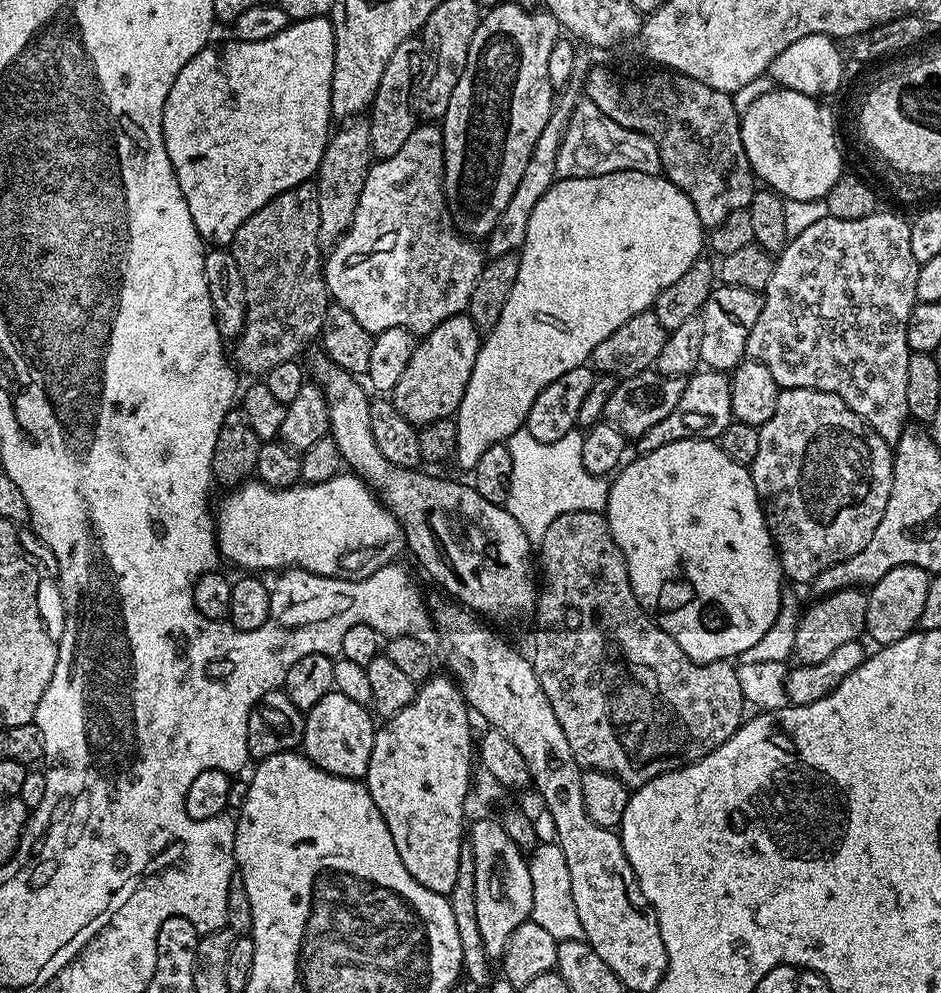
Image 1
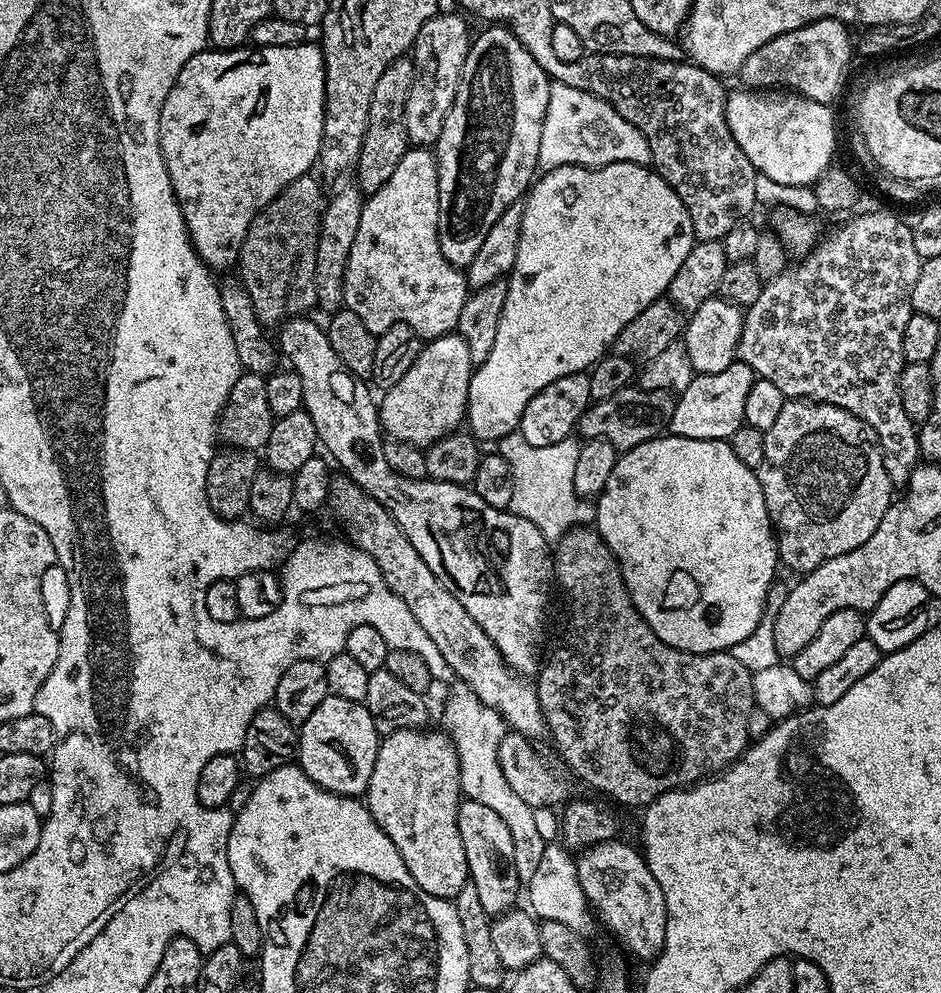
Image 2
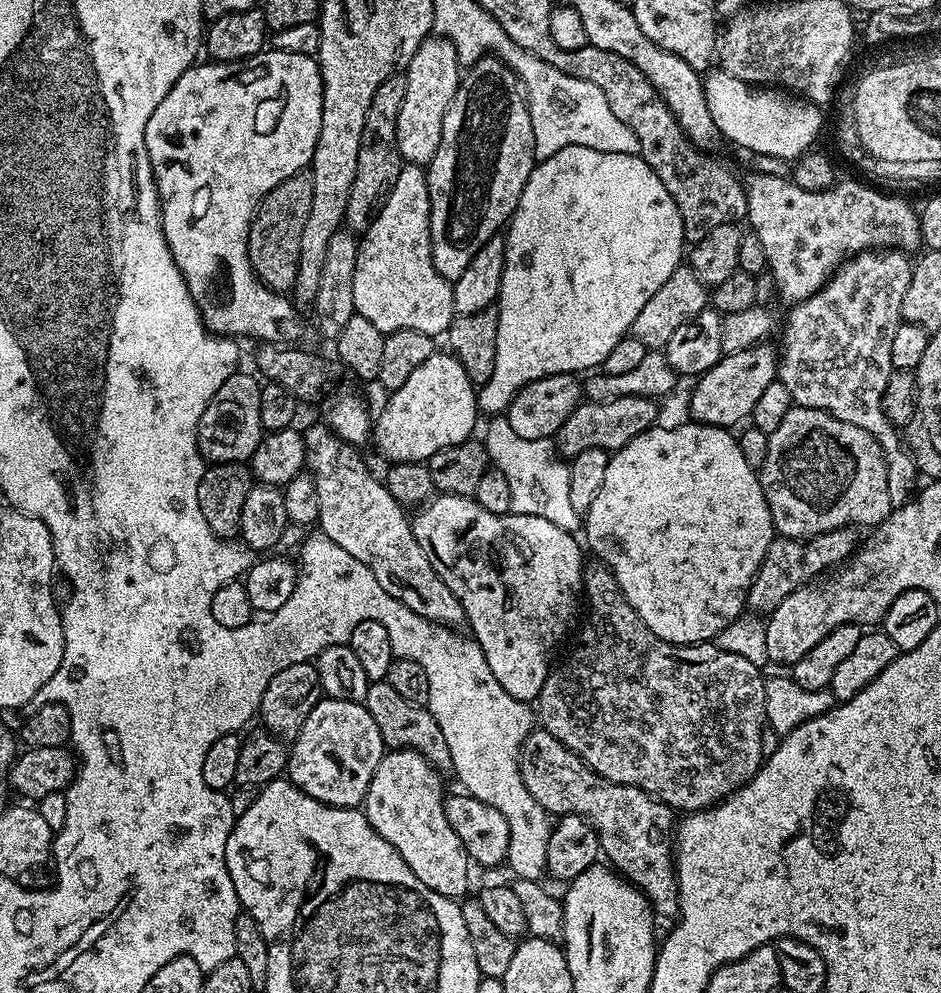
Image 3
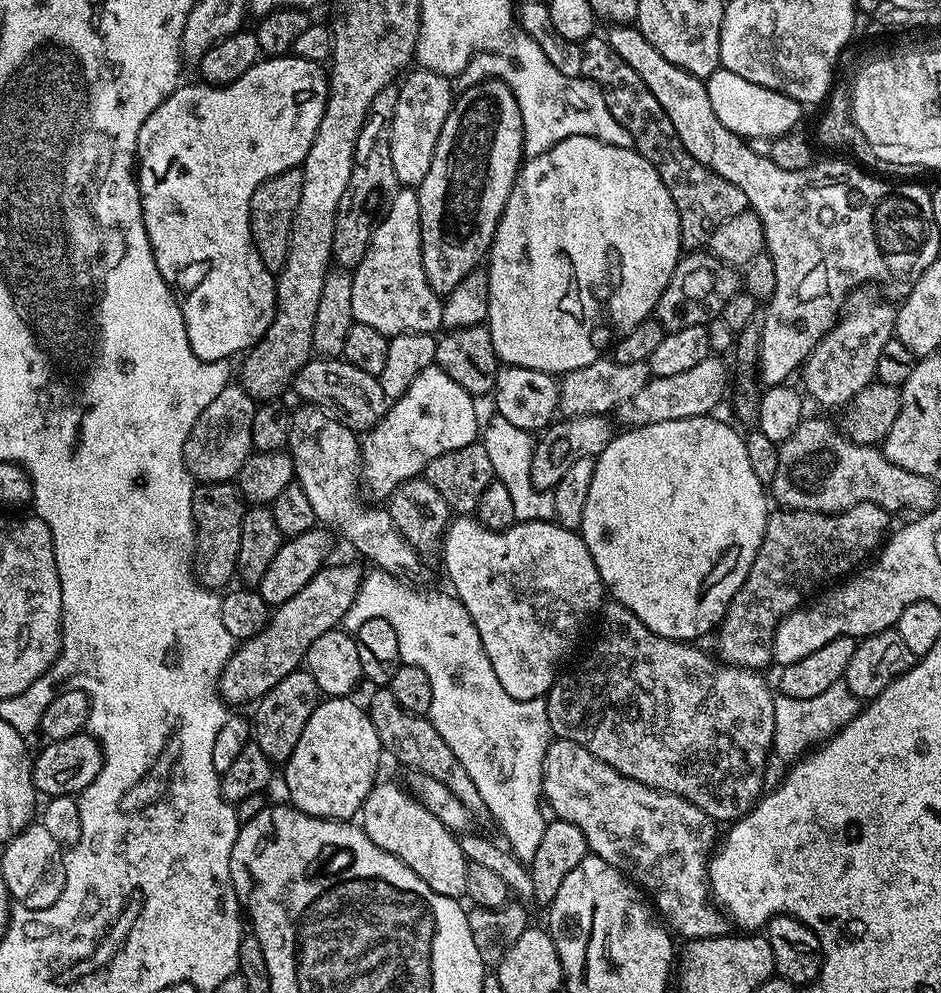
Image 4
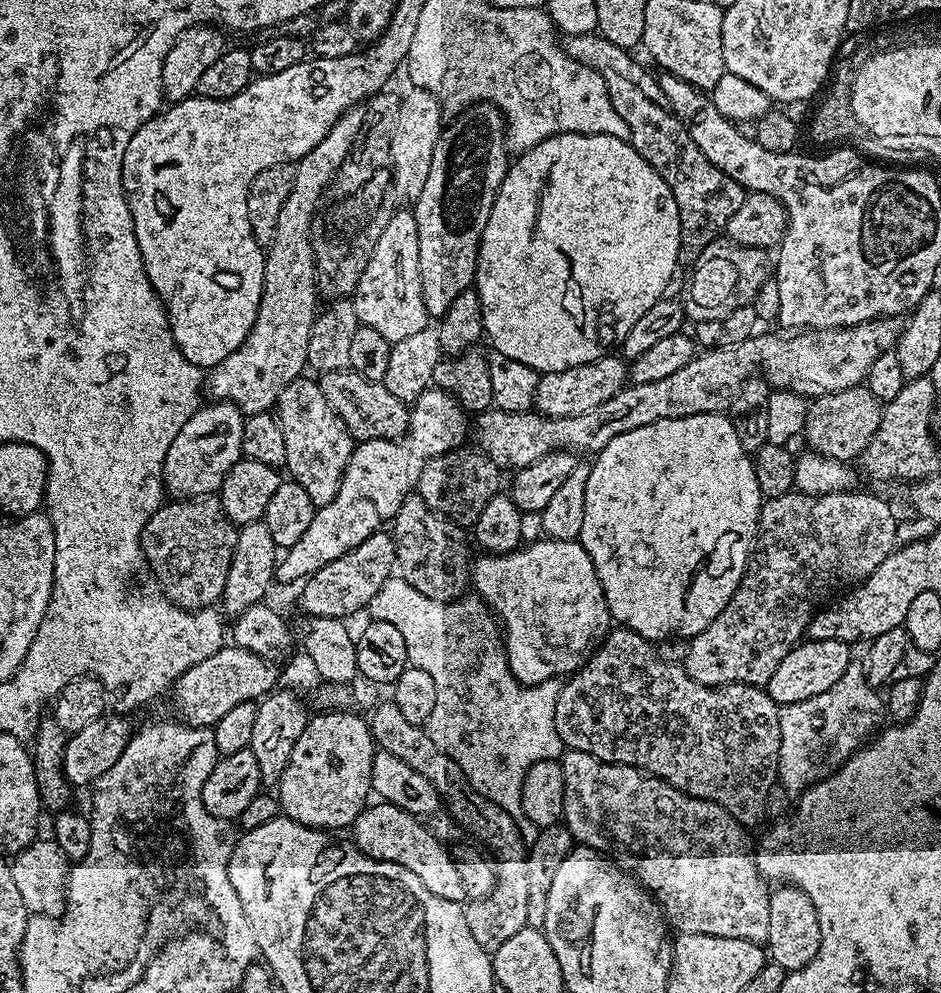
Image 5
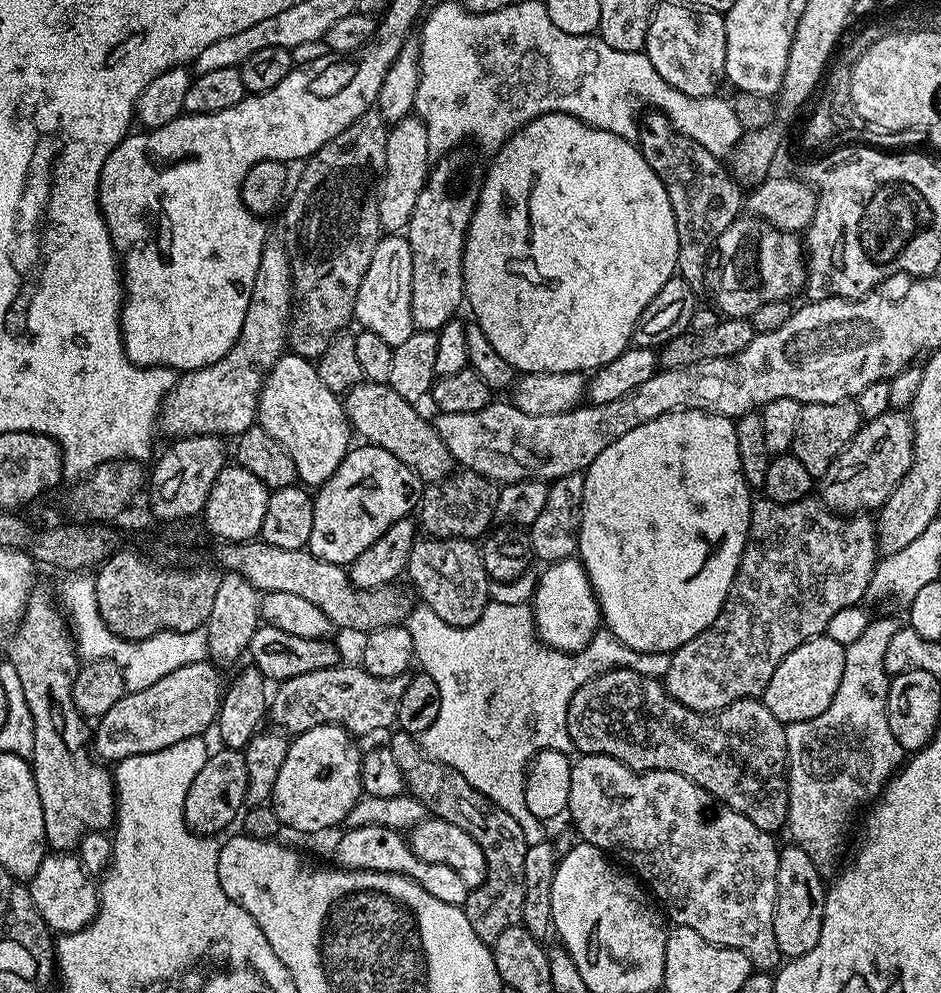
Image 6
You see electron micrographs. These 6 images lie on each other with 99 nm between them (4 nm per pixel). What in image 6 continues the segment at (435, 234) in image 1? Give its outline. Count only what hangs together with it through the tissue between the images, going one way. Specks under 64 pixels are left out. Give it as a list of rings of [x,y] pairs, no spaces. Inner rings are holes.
[[[404,234],[381,235],[378,246],[374,246],[374,258],[366,266],[362,286],[358,286],[358,298],[354,302],[355,323],[370,334],[378,334],[382,342],[397,348],[414,331],[410,310],[410,290],[412,289],[412,255],[410,242]]]

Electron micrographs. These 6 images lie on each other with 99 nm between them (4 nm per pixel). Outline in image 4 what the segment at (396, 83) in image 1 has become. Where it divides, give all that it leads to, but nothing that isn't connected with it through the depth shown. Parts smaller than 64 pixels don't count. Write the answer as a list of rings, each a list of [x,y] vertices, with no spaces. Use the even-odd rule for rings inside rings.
[[[390,83],[381,92],[374,94],[374,102],[370,102],[368,118],[364,121],[364,128],[356,143],[356,165],[352,167],[352,177],[346,186],[346,194],[342,194],[338,202],[332,243],[335,263],[344,270],[355,270],[362,262],[362,258],[368,253],[372,231],[376,229],[382,210],[387,209],[398,191],[394,166],[390,162],[390,130],[399,93],[399,87]]]

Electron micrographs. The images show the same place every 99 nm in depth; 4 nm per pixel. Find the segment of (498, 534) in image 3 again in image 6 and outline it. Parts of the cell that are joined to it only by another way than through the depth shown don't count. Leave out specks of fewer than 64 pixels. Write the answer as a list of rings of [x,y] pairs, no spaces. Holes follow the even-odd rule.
[[[576,558],[557,560],[545,568],[548,569],[541,574],[540,581],[536,584],[536,593],[533,594],[532,600],[530,599],[532,616],[536,619],[536,634],[549,648],[556,648],[560,652],[581,652],[602,628],[600,603],[596,601],[590,578],[584,565]]]

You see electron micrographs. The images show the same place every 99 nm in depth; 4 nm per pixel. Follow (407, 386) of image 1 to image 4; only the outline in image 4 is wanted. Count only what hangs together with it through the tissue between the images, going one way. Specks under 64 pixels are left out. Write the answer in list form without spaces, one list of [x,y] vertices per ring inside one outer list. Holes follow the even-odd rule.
[[[435,366],[422,370],[422,374],[418,374],[418,378],[410,382],[410,390],[406,390],[402,398],[391,401],[388,413],[373,428],[369,428],[363,437],[360,445],[360,466],[362,484],[367,495],[369,492],[376,502],[387,501],[398,485],[417,479],[434,458],[467,444],[477,443],[482,420],[476,417],[476,404],[474,397],[462,390],[462,386],[458,386],[458,382],[454,382],[454,378],[446,374],[446,370]]]

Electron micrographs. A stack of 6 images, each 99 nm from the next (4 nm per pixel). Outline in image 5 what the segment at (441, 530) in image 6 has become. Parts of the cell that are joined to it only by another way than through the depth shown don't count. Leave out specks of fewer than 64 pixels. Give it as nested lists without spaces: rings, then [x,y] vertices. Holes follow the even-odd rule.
[[[461,446],[427,460],[416,483],[416,492],[432,512],[461,526],[472,526],[475,525],[478,514],[482,514],[486,502],[490,502],[490,498],[501,491],[500,476],[502,469],[490,457],[475,447]]]

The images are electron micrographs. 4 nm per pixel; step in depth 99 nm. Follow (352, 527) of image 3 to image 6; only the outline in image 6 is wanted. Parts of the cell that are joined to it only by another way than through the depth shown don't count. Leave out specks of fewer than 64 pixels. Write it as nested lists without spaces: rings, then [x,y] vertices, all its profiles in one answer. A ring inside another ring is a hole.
[[[285,354],[269,370],[258,398],[256,418],[259,427],[264,428],[266,434],[270,434],[270,438],[277,440],[290,454],[290,458],[294,458],[296,475],[301,485],[319,486],[325,484],[334,474],[334,470],[338,470],[346,453],[350,451],[350,443],[348,444],[350,425],[348,417],[344,415],[341,397],[332,392],[330,386],[326,386],[326,382],[322,382],[322,378],[318,378],[315,363],[306,359],[305,356]]]

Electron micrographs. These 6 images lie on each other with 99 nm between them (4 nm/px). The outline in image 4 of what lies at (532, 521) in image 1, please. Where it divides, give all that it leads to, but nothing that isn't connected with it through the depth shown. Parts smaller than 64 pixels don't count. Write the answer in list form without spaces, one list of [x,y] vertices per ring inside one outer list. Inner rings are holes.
[[[495,414],[489,416],[489,420],[486,420],[482,428],[482,443],[486,454],[490,454],[493,477],[500,480],[502,486],[506,486],[506,490],[510,490],[510,499],[514,502],[514,514],[517,521],[555,521],[556,511],[551,491],[536,488],[534,482],[530,482],[530,462],[534,447],[533,433],[506,422],[506,418],[501,416]]]

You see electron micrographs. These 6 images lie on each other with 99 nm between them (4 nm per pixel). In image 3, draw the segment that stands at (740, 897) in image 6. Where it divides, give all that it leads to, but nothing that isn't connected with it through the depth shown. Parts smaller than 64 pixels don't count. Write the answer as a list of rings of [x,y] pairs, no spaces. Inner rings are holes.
[[[534,730],[520,747],[520,773],[522,782],[526,782],[526,790],[534,794],[534,802],[541,804],[545,812],[557,817],[580,816],[592,823],[592,829],[600,839],[601,853],[605,857],[608,855],[607,863],[648,897],[657,917],[675,917],[679,913],[673,809],[641,788],[603,780],[582,762],[582,758],[578,758],[578,754],[558,742],[554,734],[543,730]]]

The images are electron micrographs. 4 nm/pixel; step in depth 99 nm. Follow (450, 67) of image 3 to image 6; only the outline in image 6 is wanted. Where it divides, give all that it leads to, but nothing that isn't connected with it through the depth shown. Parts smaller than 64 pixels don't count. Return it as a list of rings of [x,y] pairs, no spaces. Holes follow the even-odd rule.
[[[403,116],[389,127],[386,138],[386,166],[379,177],[376,190],[378,218],[385,233],[396,234],[407,229],[414,214],[414,202],[418,202],[418,194],[422,194],[424,183],[428,181],[431,156],[430,138],[419,116]]]

